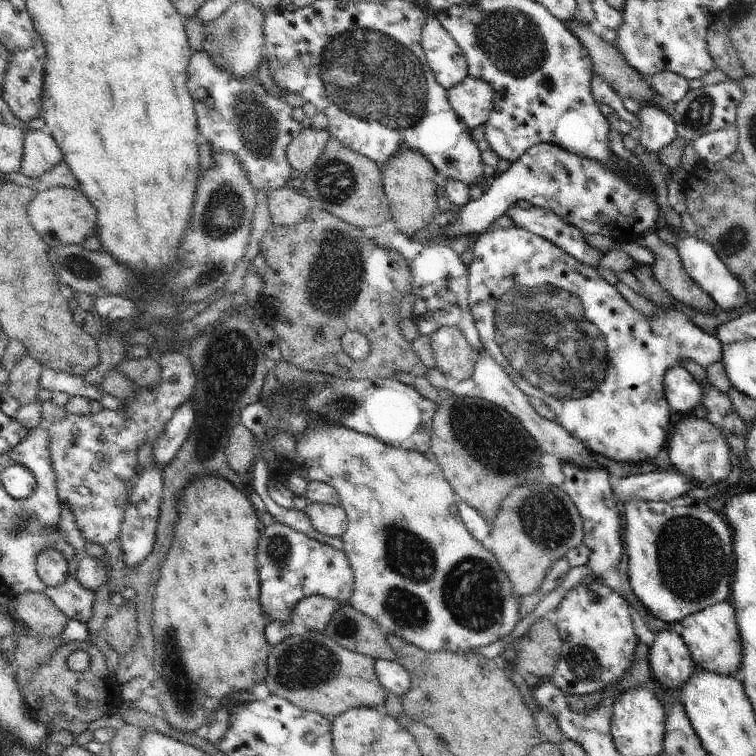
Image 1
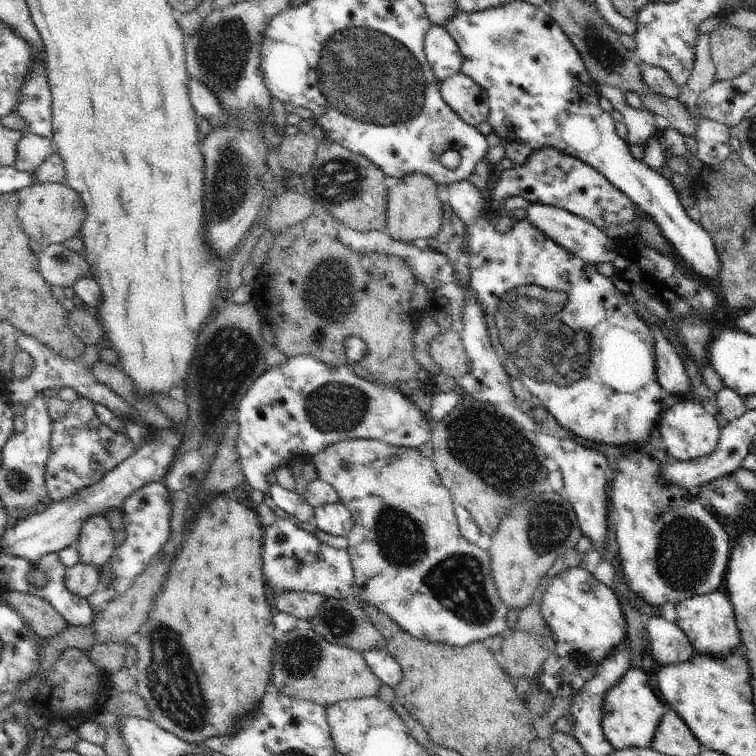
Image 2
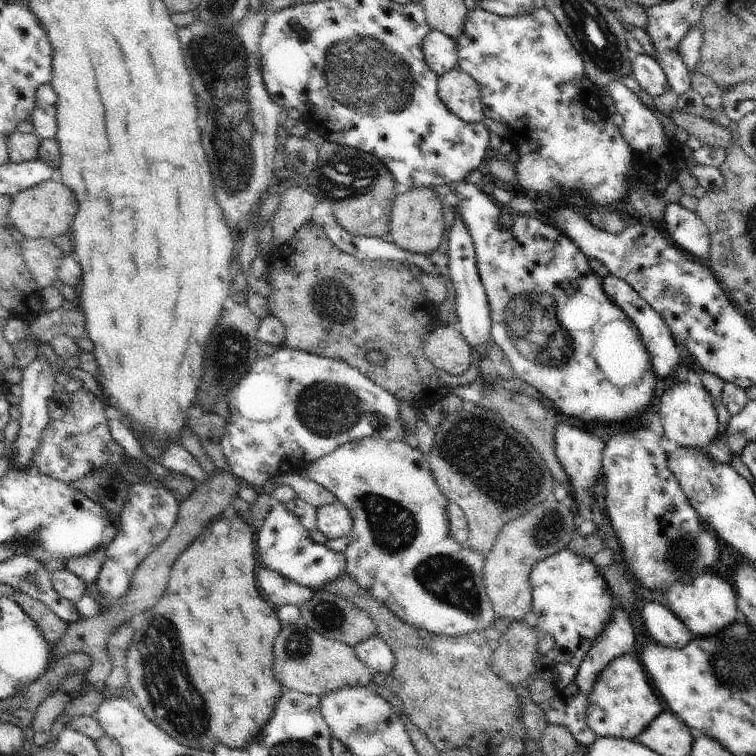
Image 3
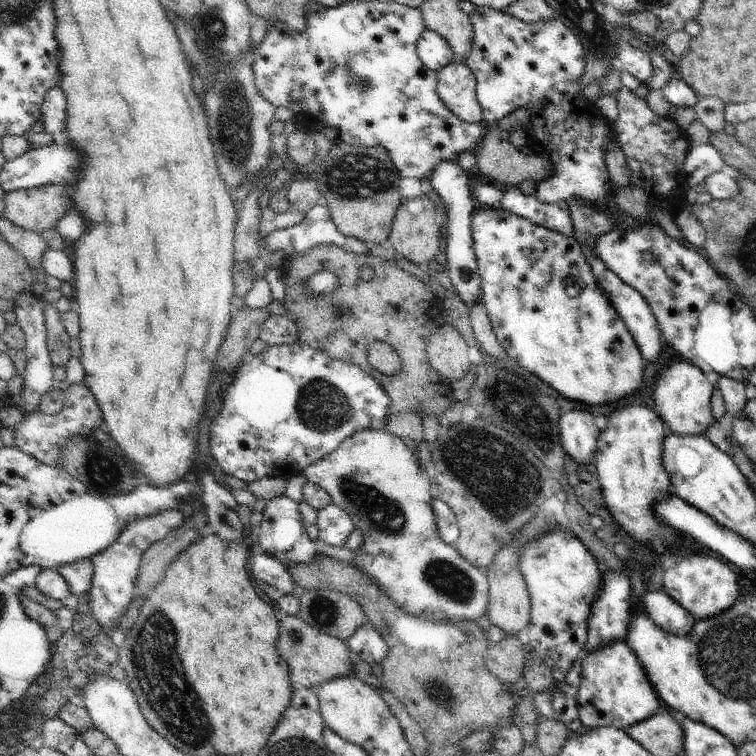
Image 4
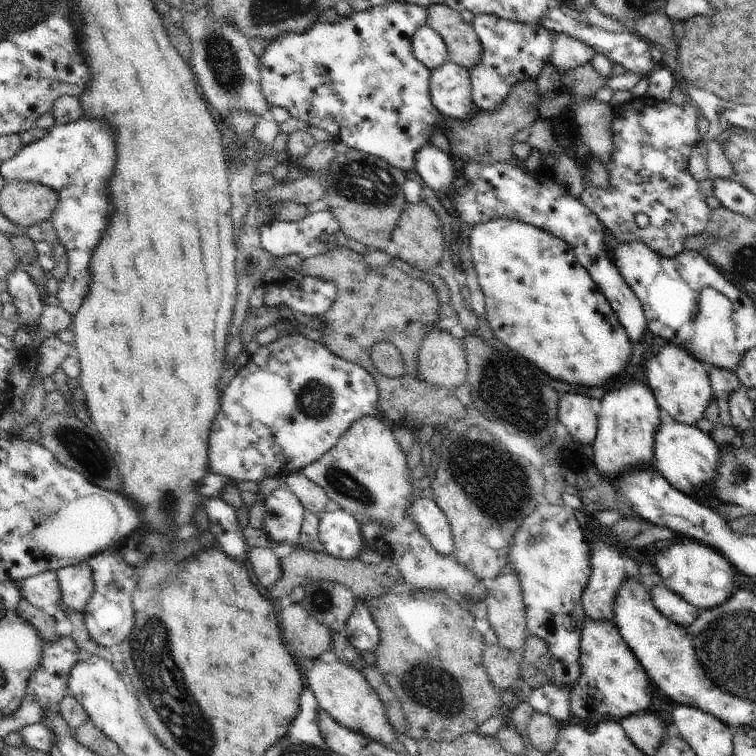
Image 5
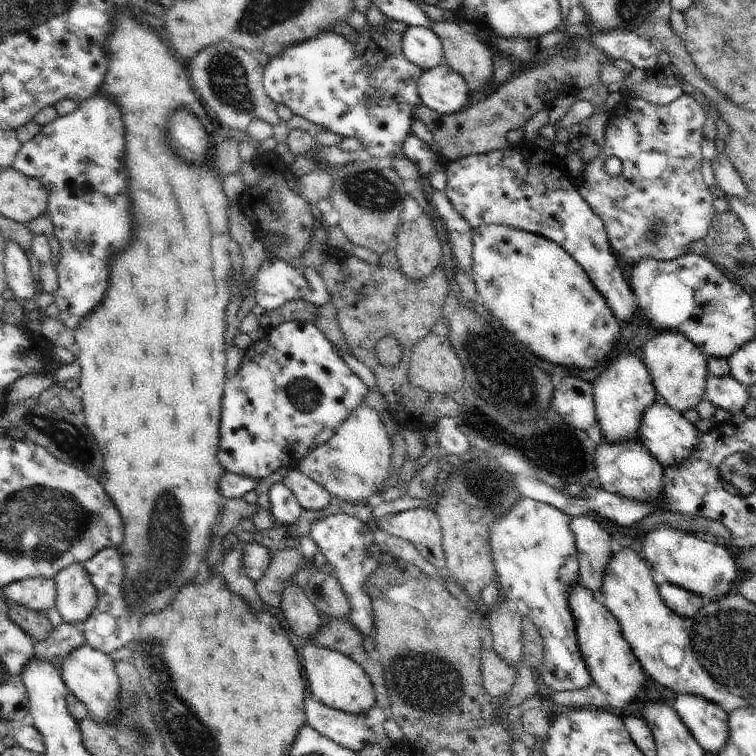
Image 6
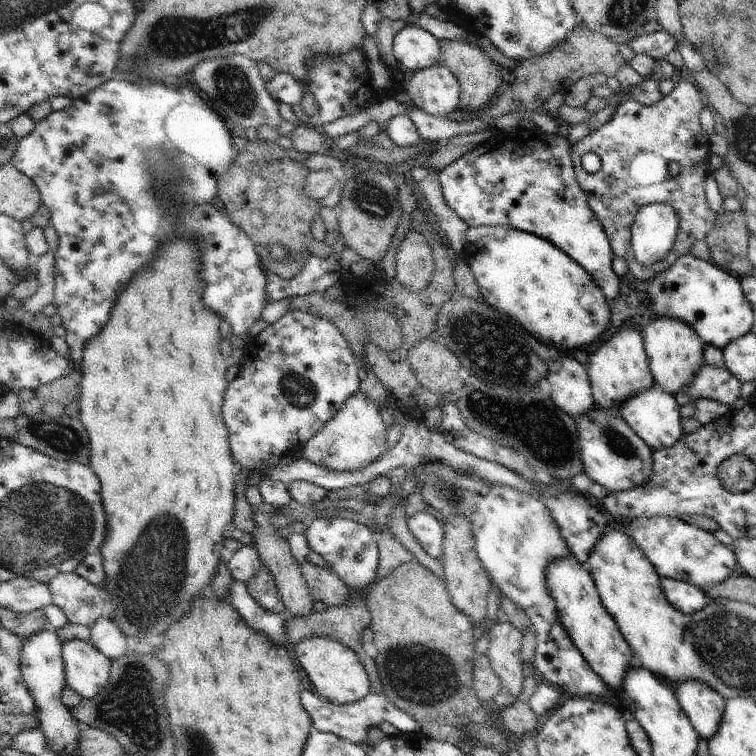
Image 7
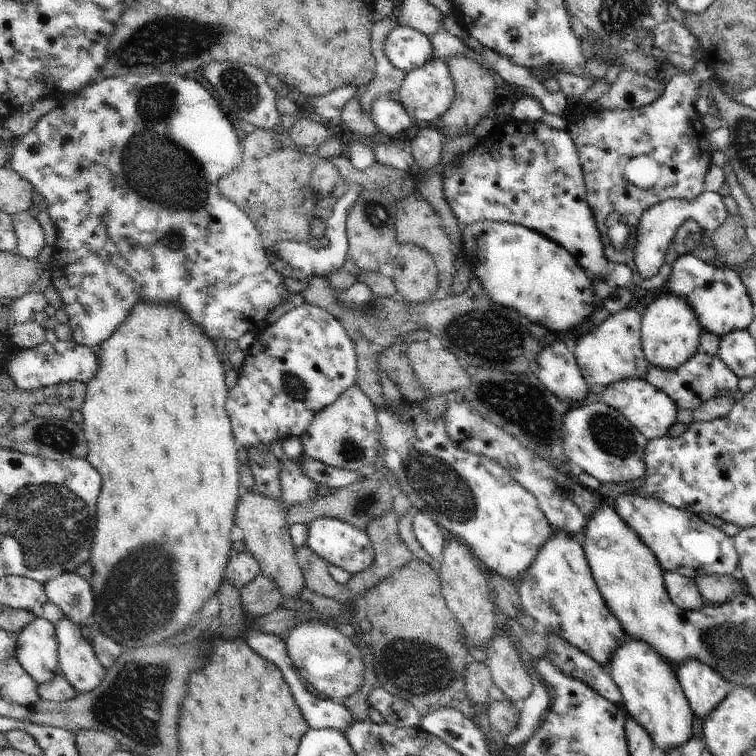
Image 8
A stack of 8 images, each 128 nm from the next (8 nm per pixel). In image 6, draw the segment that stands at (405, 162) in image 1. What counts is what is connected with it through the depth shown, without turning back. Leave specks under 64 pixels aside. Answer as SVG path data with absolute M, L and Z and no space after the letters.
M420 214L417 220L405 223L399 231L393 247L403 275L412 278L412 281L424 281L441 268L443 243L426 214Z

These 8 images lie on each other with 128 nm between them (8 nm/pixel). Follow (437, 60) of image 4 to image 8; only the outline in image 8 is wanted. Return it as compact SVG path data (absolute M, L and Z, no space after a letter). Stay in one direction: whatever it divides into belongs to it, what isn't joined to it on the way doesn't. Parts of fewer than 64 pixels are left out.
M398 25L384 42L384 54L398 70L410 72L434 56L428 37L418 30Z

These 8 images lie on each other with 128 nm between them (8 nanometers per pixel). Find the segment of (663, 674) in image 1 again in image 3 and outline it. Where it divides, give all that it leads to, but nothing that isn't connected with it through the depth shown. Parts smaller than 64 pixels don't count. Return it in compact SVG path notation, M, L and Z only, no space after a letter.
M661 601L646 604L644 608L644 624L652 636L652 640L660 646L666 646L670 650L682 650L693 638L690 630L686 628L684 622L678 618L674 612L664 608Z

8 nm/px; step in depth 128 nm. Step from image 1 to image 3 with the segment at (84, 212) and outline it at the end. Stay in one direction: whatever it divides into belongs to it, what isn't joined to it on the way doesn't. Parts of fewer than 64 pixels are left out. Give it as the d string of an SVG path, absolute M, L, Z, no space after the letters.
M48 179L13 195L8 217L14 228L17 228L24 236L34 240L37 238L54 240L70 232L70 224L76 212L78 212L78 204L72 190L68 190L68 186L61 181Z

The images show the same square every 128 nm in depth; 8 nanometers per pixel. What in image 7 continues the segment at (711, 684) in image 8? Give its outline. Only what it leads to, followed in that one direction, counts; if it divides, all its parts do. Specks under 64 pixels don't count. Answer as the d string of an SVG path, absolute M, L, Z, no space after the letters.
M688 679L675 686L680 707L700 738L710 739L718 731L725 699L706 682Z

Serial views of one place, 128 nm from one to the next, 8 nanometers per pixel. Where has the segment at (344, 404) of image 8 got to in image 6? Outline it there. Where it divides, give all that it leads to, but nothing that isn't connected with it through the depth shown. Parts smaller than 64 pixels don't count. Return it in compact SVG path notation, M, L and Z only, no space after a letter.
M363 401L349 416L344 423L337 429L337 432L324 444L312 450L304 460L298 462L296 468L311 478L314 482L324 486L332 496L337 496L341 500L348 502L369 503L370 496L380 494L384 482L389 478L392 467L392 444L391 436L387 434L385 424L380 420L378 412L366 406Z

